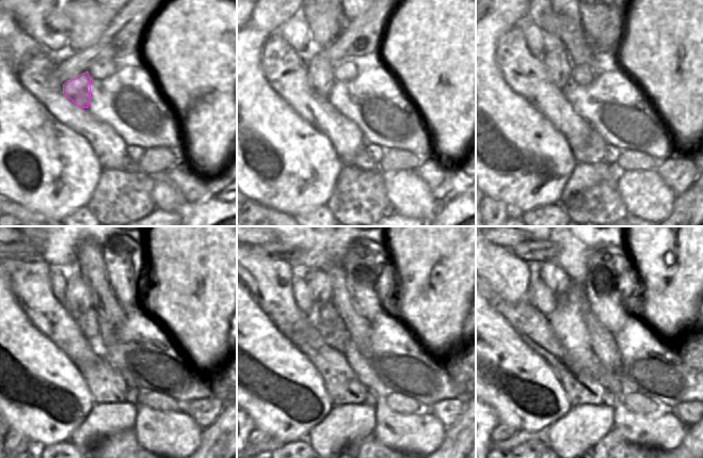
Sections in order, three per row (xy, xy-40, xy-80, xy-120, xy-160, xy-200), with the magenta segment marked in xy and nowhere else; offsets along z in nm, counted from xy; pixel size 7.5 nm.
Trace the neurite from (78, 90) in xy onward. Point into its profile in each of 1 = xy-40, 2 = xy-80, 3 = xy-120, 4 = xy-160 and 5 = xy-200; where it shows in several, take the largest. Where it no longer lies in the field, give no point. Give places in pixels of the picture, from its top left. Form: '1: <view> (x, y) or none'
1: xy-40 (320, 68)
2: xy-80 (557, 62)
3: xy-120 (78, 297)
4: xy-160 (318, 281)
5: xy-200 (549, 272)

